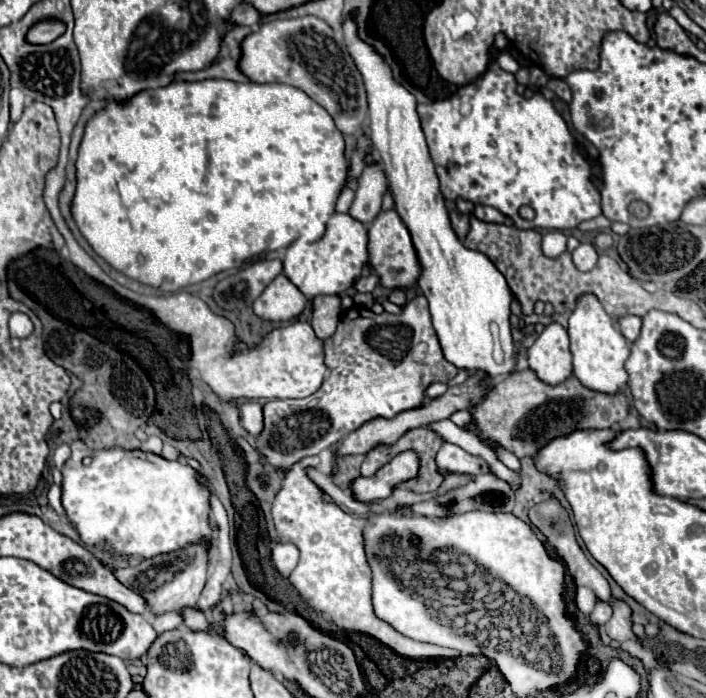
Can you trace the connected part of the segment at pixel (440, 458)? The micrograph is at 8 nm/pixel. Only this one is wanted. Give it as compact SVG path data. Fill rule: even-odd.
M455 444L441 446L441 450L437 452L437 466L441 470L461 472L461 474L481 474L481 472L489 470L485 460L481 460L479 456L467 454L463 448L459 448Z

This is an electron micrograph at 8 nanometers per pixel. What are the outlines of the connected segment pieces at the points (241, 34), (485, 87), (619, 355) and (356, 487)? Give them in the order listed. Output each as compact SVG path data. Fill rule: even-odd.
M233 28L227 30L221 40L221 50L211 62L211 66L197 72L177 72L175 80L205 80L205 78L225 78L233 82L245 82L247 78L237 70L239 60L239 44L251 32L251 28Z
M489 68L477 80L461 86L453 96L431 104L417 104L417 114L421 118L421 128L425 132L445 200L455 202L457 198L463 198L473 204L493 206L523 230L569 230L579 222L601 214L601 196L592 183L590 165L577 152L575 139L563 116L541 94L531 98L519 96L515 92L515 76L511 72L505 72L503 68ZM525 204L535 210L533 220L523 220L519 216L519 208Z
M587 294L577 300L577 308L569 318L569 338L573 352L573 374L583 386L603 394L617 394L627 388L629 374L625 370L625 360L629 358L629 342L621 338L617 328L613 328L611 318L595 296Z
M405 450L391 458L373 478L357 476L351 480L349 488L359 502L377 502L385 500L393 494L395 488L399 488L407 480L415 480L419 476L419 458L415 450Z

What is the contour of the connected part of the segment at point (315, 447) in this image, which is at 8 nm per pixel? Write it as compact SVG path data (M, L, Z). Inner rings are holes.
M417 294L403 308L401 314L387 314L387 312L373 314L371 310L359 306L347 310L343 318L339 318L337 332L329 340L325 340L325 364L331 370L331 374L327 374L327 378L323 380L321 388L315 394L299 400L269 400L263 406L263 430L255 438L255 448L265 458L265 462L275 470L281 472L291 470L293 464L301 462L307 456L319 454L323 448L333 446L343 436L357 430L361 424L365 424L375 416L391 418L403 410L421 406L425 388L431 382L449 382L457 374L457 368L451 362L447 362L441 352L437 334L431 324L429 306L423 294ZM415 344L425 344L425 354L421 360L413 360L409 356L409 350Z

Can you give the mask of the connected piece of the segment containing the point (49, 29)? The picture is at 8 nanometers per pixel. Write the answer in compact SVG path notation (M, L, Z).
M47 18L47 20L39 20L37 24L33 24L25 40L29 44L49 44L49 42L55 42L61 34L65 34L65 22L57 18Z

